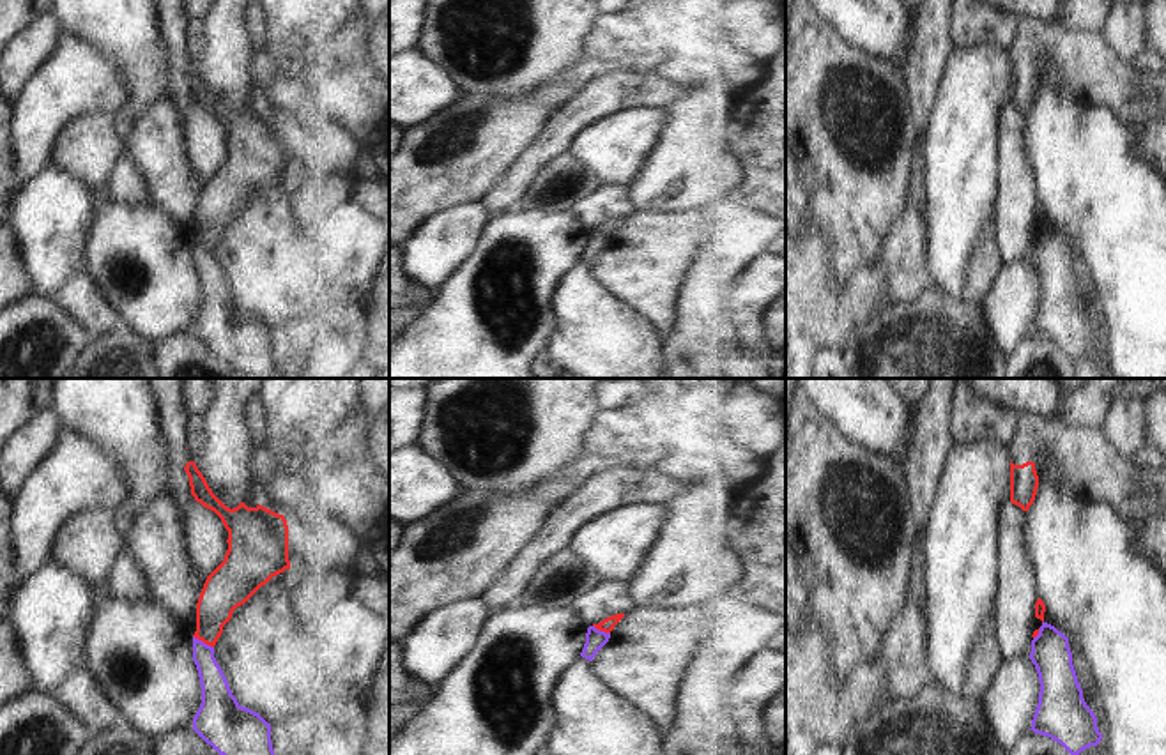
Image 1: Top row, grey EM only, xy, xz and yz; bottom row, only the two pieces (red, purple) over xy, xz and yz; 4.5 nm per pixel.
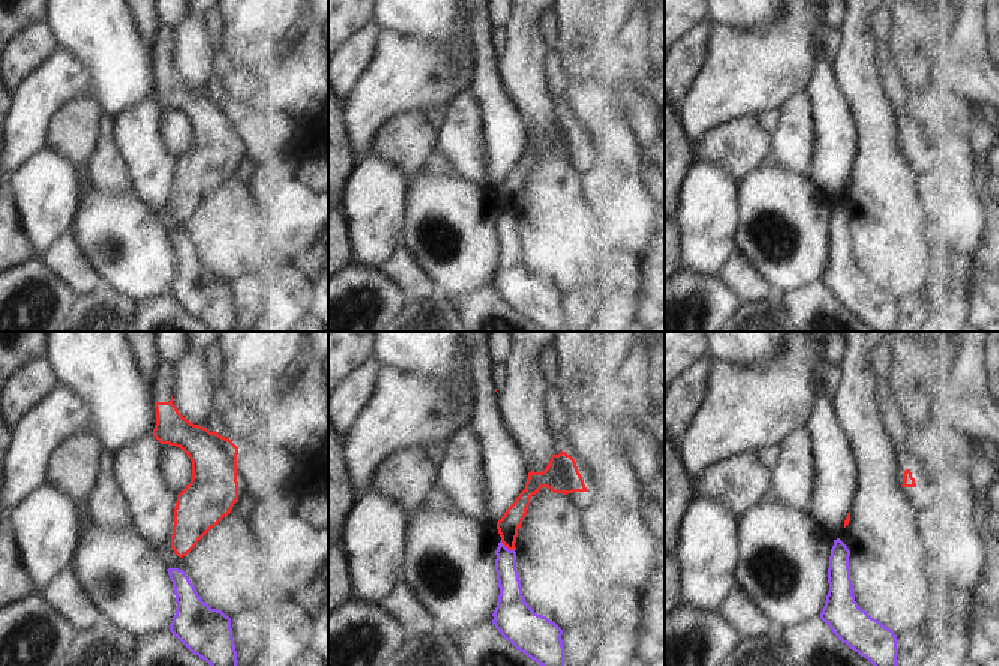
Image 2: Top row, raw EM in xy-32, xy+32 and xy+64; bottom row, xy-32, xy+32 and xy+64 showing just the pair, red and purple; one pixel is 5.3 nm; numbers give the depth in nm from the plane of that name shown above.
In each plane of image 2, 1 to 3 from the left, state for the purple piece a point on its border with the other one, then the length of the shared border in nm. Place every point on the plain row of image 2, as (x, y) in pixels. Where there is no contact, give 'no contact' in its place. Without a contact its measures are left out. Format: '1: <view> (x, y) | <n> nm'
1: no contact
2: xy+32 (507, 212) | 90 nm
3: no contact

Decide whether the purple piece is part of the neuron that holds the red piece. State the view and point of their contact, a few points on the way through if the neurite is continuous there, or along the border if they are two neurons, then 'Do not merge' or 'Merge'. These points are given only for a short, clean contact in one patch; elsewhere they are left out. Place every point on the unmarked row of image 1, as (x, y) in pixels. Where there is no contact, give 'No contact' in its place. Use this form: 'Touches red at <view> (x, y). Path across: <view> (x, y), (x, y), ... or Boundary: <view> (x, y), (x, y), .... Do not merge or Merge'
Touches red at xy (204, 246). Boundary: xy (193, 239), (213, 251). Do not merge

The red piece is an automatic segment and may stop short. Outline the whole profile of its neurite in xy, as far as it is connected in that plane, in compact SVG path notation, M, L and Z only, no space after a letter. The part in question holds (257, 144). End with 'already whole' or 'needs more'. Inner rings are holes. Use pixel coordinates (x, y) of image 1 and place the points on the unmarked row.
M200 19L186 25L188 67L184 71L191 99L214 115L228 134L223 166L207 180L196 207L195 242L214 251L223 230L237 210L244 209L272 180L290 173L288 129L283 118L264 110L226 111L209 92L195 62L203 48Z; needs more

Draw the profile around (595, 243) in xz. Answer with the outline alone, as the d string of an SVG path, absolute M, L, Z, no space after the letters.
M589 230L580 260L593 265L596 256L609 246L609 242L610 242L610 237L605 237L605 235L596 233L595 230Z

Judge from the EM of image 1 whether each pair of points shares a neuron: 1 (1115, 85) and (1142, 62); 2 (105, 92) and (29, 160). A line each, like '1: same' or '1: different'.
1: different
2: same

